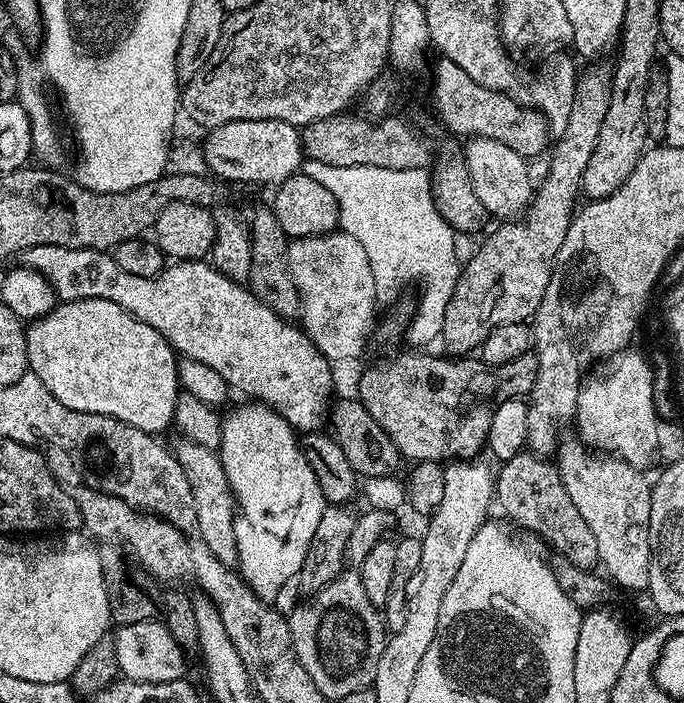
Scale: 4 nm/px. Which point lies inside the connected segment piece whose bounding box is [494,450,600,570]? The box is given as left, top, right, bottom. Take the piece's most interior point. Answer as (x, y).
(528, 488)

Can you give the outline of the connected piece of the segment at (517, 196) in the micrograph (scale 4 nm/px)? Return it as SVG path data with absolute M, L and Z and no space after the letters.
M473 136L463 145L464 161L468 163L468 173L474 194L478 202L482 202L485 213L489 217L497 216L497 221L512 222L523 217L532 203L534 180L528 173L529 161L518 155L510 146L502 146L502 142L491 140L485 136Z

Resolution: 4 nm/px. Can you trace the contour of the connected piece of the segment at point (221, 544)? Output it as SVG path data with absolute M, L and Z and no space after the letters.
M187 438L180 442L180 445L175 445L174 455L178 466L182 466L182 474L186 474L186 482L190 482L190 494L194 494L194 514L198 514L198 530L202 534L202 542L210 546L210 554L214 554L218 562L235 565L238 509L236 495L232 493L226 470L220 461L220 453Z

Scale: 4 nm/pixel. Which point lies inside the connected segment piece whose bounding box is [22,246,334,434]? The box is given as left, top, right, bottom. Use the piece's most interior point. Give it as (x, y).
(204, 315)

